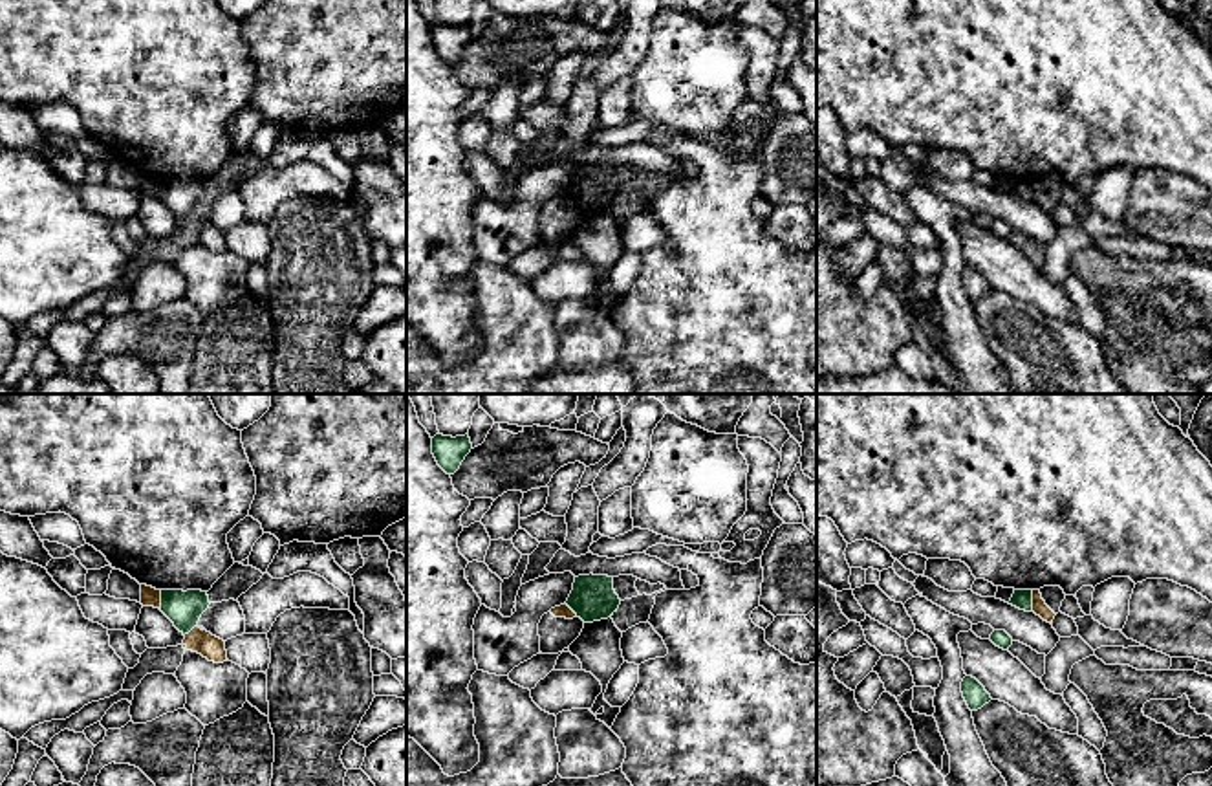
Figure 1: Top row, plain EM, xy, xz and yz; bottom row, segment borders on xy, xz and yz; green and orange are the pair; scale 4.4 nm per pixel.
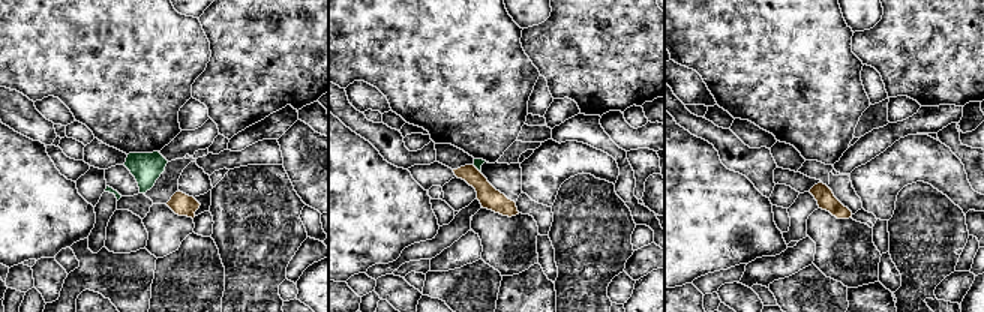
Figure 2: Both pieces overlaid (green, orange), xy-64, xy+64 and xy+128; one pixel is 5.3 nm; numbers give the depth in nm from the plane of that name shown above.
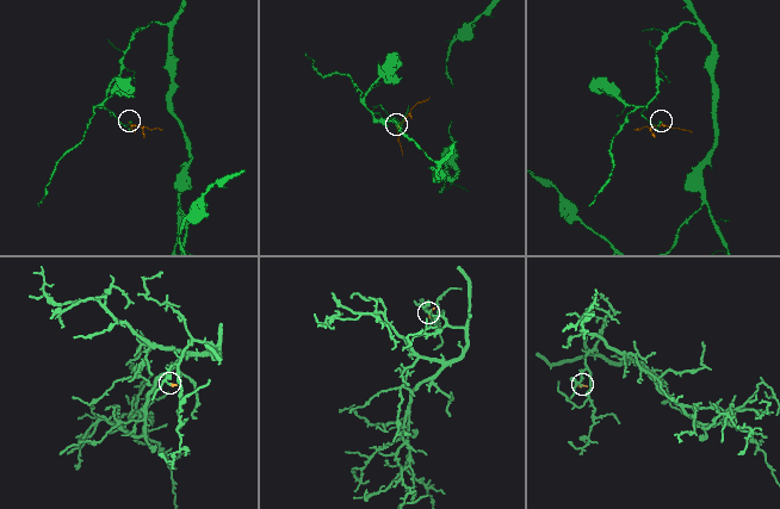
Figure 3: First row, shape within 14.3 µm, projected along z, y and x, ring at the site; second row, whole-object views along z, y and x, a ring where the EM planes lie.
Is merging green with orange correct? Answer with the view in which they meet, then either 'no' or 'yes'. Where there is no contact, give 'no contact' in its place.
meets green in yz; no

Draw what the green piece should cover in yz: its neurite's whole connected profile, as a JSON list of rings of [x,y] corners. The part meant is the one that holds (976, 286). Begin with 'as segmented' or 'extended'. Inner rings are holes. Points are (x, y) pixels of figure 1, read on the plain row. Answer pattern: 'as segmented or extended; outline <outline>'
as segmented; outline [[[972,266],[963,267],[961,282],[970,300],[978,300],[992,289],[985,277]]]

